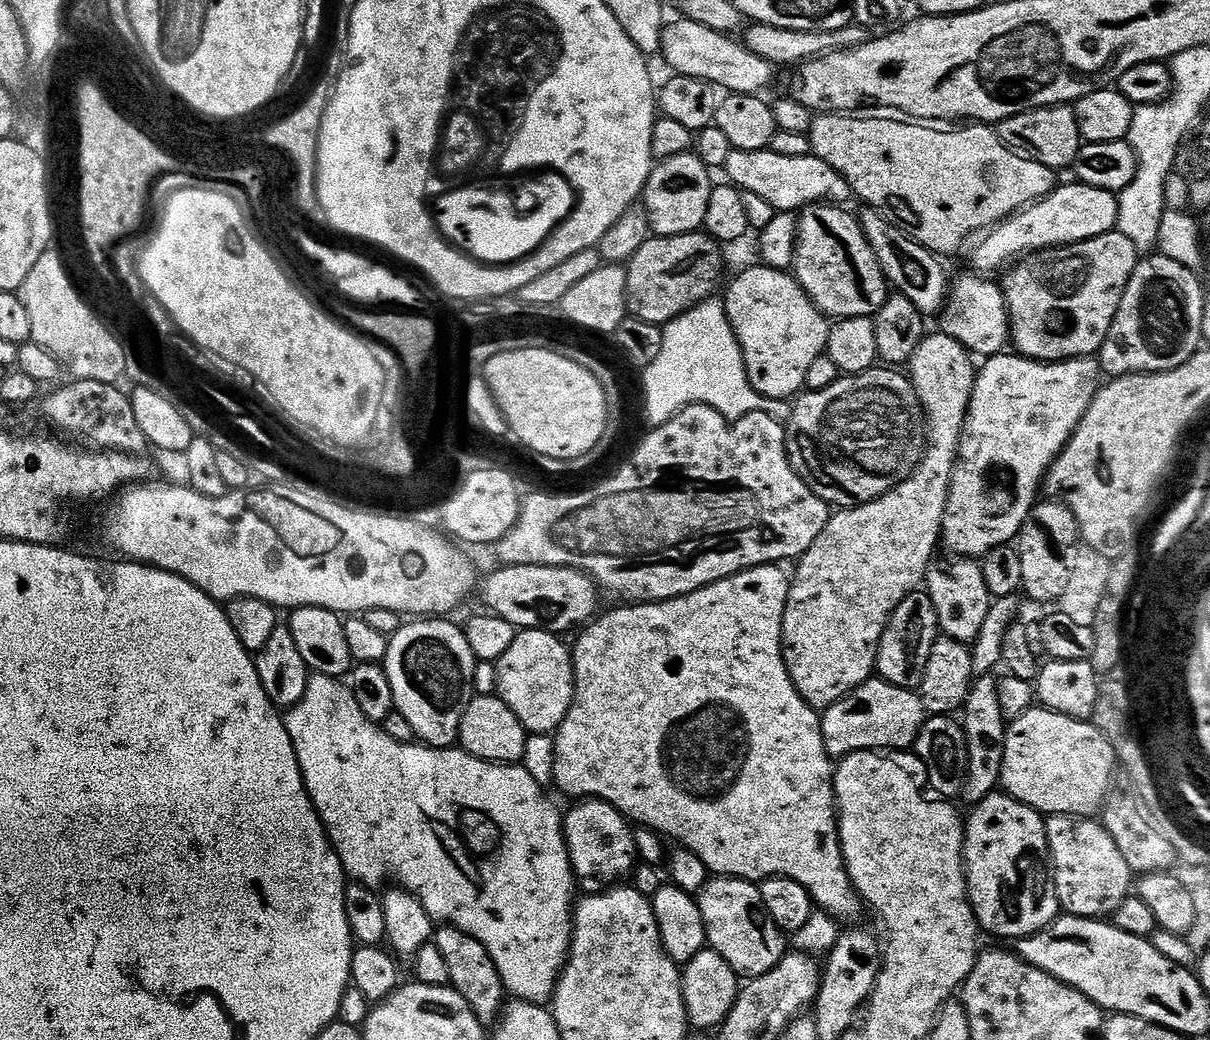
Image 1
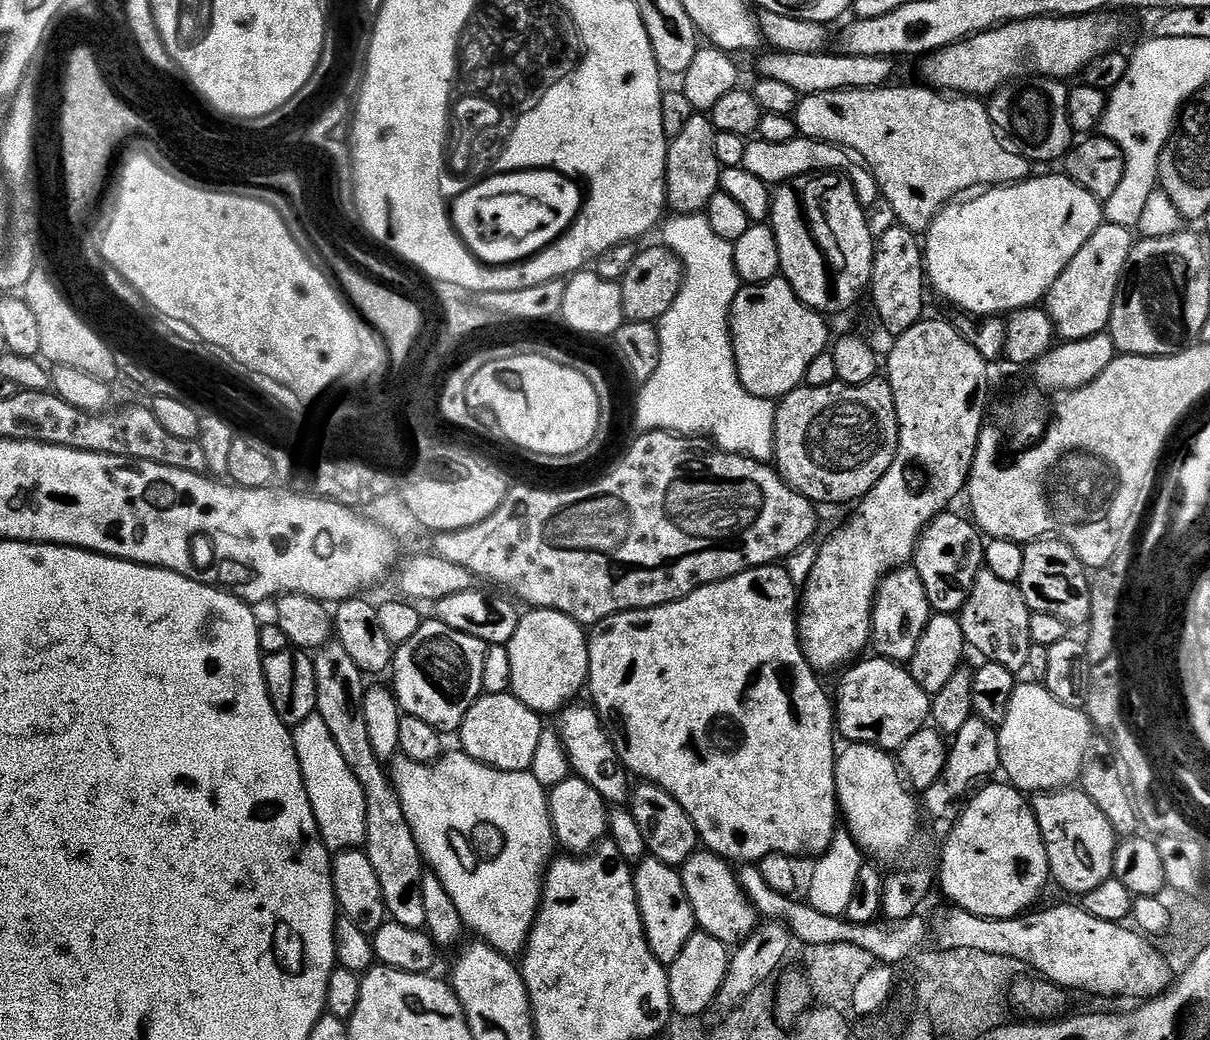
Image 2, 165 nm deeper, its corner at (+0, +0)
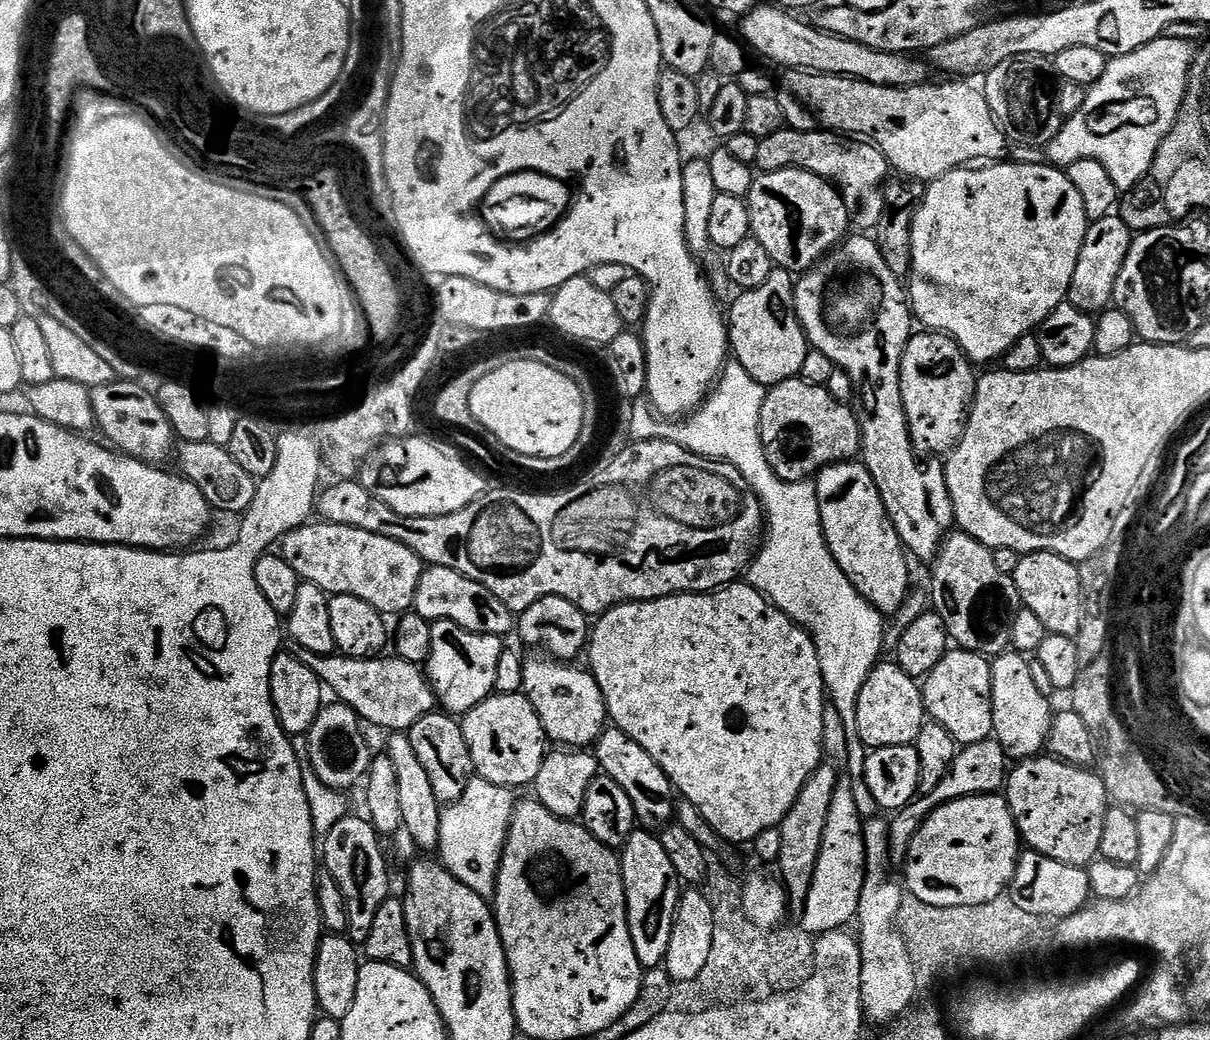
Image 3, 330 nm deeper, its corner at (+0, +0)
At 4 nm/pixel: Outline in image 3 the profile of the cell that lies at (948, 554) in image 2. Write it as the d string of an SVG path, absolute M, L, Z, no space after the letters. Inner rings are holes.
M852 234L795 281L796 313L804 333L808 335L809 345L815 351L826 354L826 358L830 358L839 371L847 372L858 385L858 400L860 396L860 404L864 407L860 416L862 463L874 478L890 522L896 527L905 549L913 557L916 555L920 560L932 562L936 560L946 537L953 531L956 512L952 509L943 467L939 463L928 465L920 461L923 459L912 444L906 410L902 406L900 367L902 354L914 335L914 313L905 285L903 288L900 283L901 277L886 266L886 258L882 258L882 250L878 250L875 239L864 234Z

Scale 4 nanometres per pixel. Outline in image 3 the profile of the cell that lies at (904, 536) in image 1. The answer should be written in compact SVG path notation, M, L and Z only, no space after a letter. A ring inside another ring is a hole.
M920 330L908 341L902 354L900 385L902 406L906 410L908 429L917 453L944 452L952 449L964 437L964 426L976 394L977 373L972 373L973 361L951 336L943 332Z

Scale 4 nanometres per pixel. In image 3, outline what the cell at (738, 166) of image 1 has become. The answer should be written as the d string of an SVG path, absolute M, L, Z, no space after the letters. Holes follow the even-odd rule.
M785 126L778 134L770 134L770 138L760 141L755 167L761 173L801 168L835 184L848 213L860 212L860 216L851 217L850 224L861 233L871 233L884 212L882 185L889 179L890 165L880 149L871 142L841 138L830 132L799 132L797 128Z

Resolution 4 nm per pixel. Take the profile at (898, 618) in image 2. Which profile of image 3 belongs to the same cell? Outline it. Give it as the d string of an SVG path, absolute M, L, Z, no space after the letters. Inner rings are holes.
M845 462L821 468L814 483L820 511L820 523L824 525L824 537L828 543L830 554L838 562L840 569L850 578L854 587L880 613L895 614L899 612L904 601L910 595L910 587L908 588L909 557L906 555L900 535L896 532L896 527L890 522L888 511L882 502L882 494L878 494L878 486L874 482L874 478L868 473L868 469L864 467L863 463Z

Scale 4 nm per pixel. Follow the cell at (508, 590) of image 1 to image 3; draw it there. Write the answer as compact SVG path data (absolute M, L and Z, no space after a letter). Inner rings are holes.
M309 522L288 532L278 545L279 555L294 566L303 583L318 586L332 596L362 598L362 602L370 602L374 610L388 618L399 617L415 605L418 582L426 565L410 546L354 526L316 523Z

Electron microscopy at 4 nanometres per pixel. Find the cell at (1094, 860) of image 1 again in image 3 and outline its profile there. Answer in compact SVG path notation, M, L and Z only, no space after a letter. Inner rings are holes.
M1041 754L1019 761L1006 780L1006 799L1023 843L1031 851L1075 868L1087 869L1100 856L1102 826L1110 807L1103 775Z

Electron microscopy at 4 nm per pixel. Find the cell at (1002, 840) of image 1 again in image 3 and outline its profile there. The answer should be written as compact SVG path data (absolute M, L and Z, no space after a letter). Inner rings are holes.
M1000 794L964 796L959 800L952 800L933 810L933 812L929 813L928 819L924 821L920 829L917 830L917 834L908 848L906 863L903 865L903 867L905 866L904 876L908 879L906 888L911 896L926 902L930 906L982 906L982 902L990 902L1009 891L1016 873L1016 863L1020 861L1021 855L1022 837L1020 831L1016 828L1016 819L1010 810L1007 799Z

